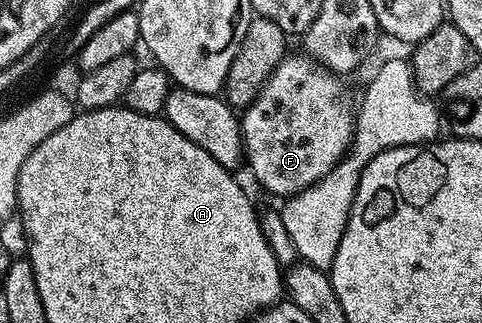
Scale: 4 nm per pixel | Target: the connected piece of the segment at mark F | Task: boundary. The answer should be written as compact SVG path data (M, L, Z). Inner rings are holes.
M290 53L277 65L275 72L271 72L257 99L244 107L240 120L247 147L247 166L249 162L249 170L253 173L254 180L267 193L278 194L278 199L284 200L303 192L311 184L327 176L327 172L331 172L331 168L345 157L347 150L344 145L341 147L341 142L350 141L351 131L357 125L355 98L349 95L345 82L342 75L319 65L304 53Z

